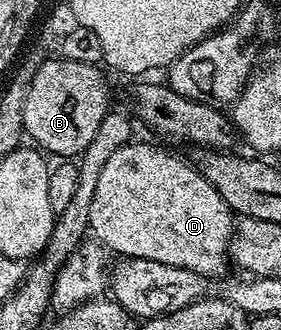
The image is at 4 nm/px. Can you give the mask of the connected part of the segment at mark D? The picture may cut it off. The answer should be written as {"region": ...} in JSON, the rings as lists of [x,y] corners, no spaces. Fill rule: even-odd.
{"region":[[[129,143],[118,147],[102,175],[98,175],[98,187],[94,187],[94,203],[90,203],[91,236],[105,250],[127,259],[154,259],[170,267],[182,267],[186,271],[200,273],[209,279],[220,279],[230,269],[230,250],[234,232],[234,214],[220,193],[196,170],[195,164],[183,161],[156,145]]]}

